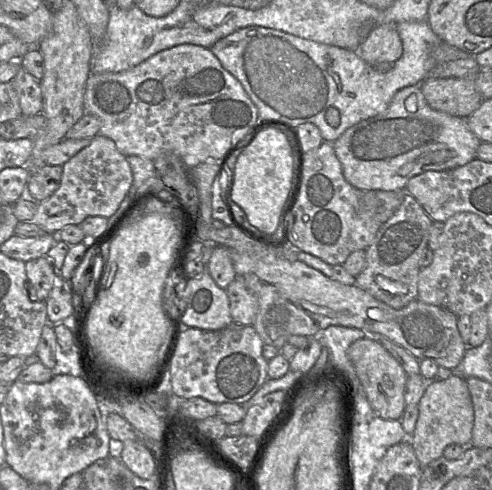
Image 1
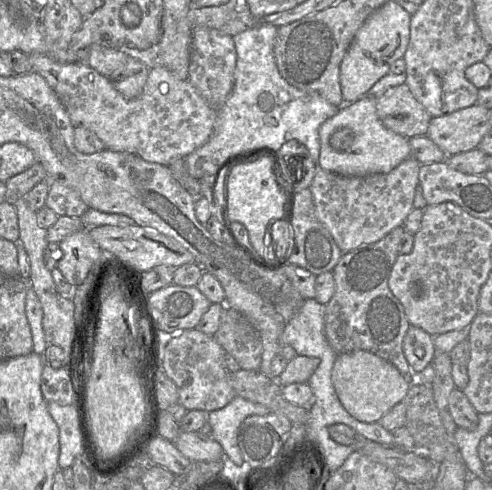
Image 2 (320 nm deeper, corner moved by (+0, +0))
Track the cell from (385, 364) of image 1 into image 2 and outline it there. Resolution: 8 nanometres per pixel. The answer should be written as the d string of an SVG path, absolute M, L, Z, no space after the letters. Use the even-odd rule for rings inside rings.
M364 350L337 355L331 380L345 410L356 420L364 423L378 422L390 409L404 399L410 387L395 366Z

